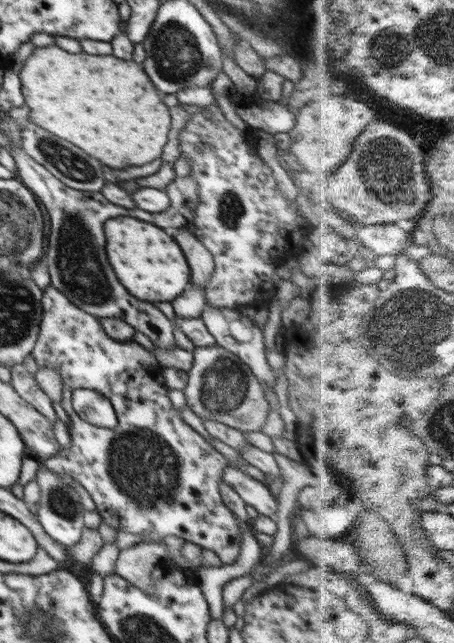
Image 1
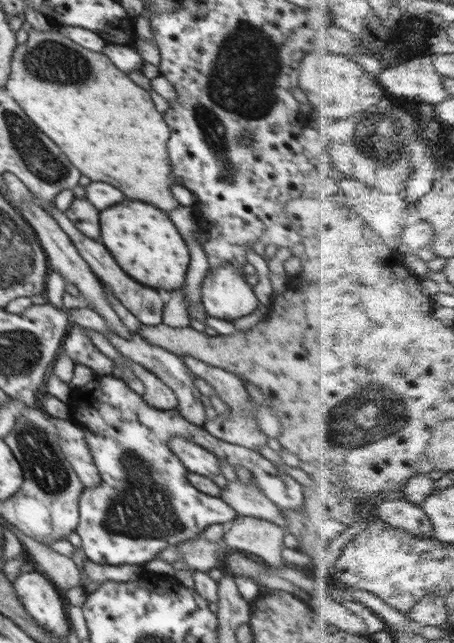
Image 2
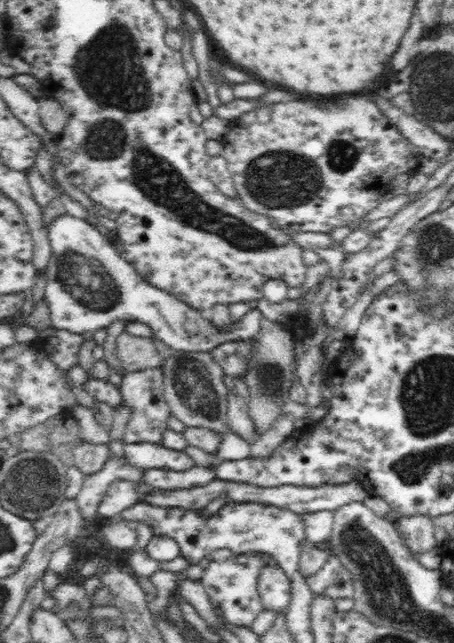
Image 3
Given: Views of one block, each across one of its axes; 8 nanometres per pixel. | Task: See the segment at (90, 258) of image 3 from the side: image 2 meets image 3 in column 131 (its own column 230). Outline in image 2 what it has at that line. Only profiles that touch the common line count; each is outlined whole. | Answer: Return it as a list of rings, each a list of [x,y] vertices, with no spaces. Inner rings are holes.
[[[222,263],[204,275],[201,302],[207,316],[227,321],[248,316],[261,304],[246,283],[245,274],[230,263]]]

